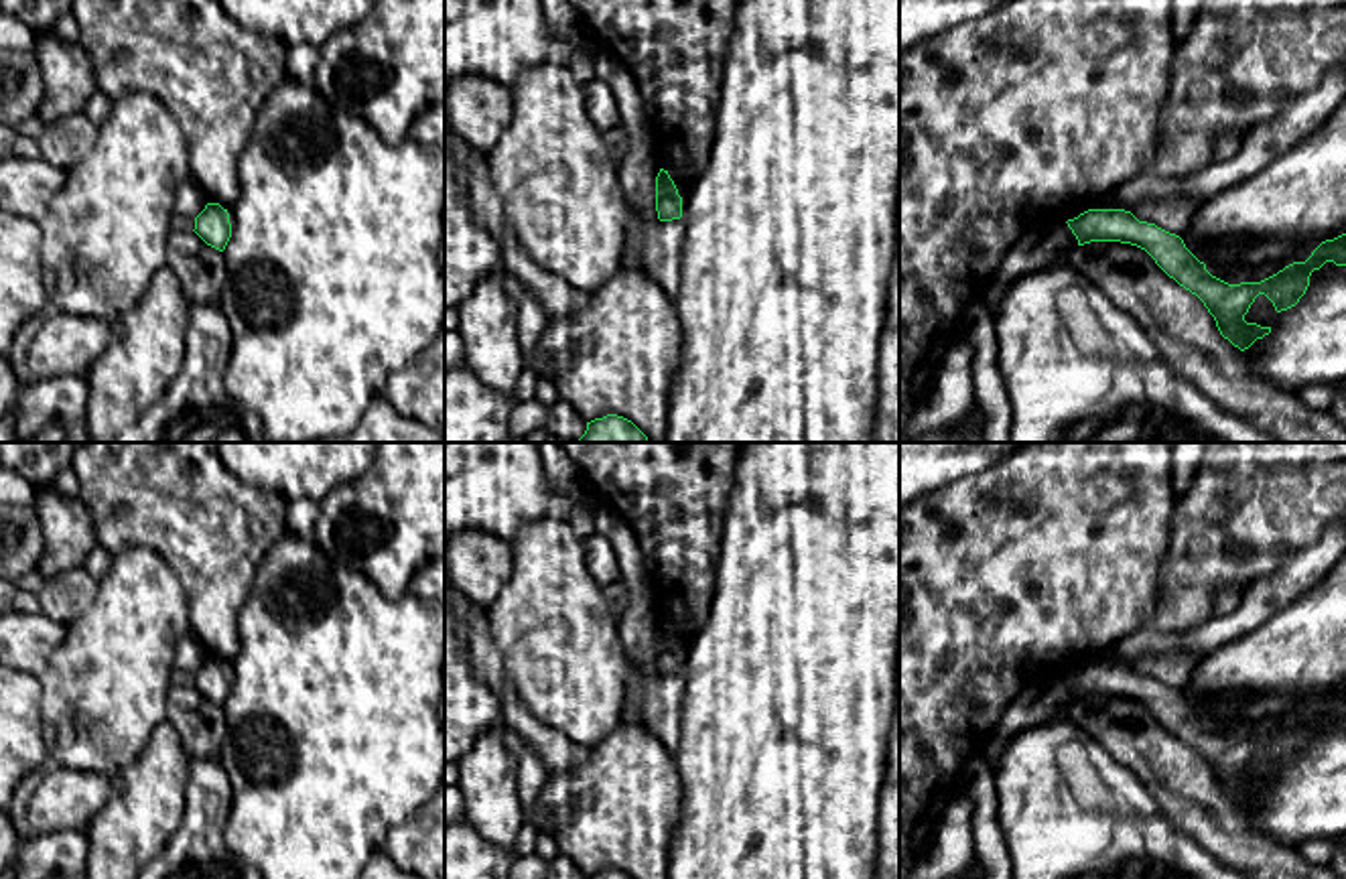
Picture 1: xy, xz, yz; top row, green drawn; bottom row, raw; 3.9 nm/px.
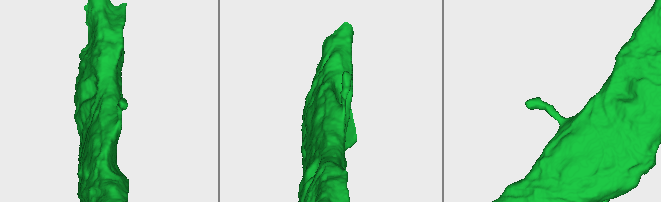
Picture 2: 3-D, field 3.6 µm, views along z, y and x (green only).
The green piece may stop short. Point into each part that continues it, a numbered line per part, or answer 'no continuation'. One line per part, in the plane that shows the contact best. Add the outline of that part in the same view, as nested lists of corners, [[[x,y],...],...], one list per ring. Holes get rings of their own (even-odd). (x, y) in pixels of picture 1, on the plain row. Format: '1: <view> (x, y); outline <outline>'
no continuation

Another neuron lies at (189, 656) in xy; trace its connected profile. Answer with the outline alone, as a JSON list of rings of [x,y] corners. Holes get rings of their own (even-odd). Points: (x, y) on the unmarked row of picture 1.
[[[189,633],[177,644],[173,670],[195,674],[207,658],[207,650],[201,646],[201,641]]]

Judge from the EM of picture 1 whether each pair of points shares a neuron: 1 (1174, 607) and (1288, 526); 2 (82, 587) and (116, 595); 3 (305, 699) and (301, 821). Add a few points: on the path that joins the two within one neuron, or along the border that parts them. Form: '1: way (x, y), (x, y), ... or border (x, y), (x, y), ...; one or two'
1: way (1202, 579), (1259, 530); one
2: border (100, 581), (96, 599), (68, 624); two
3: way (305, 729), (305, 790); one

